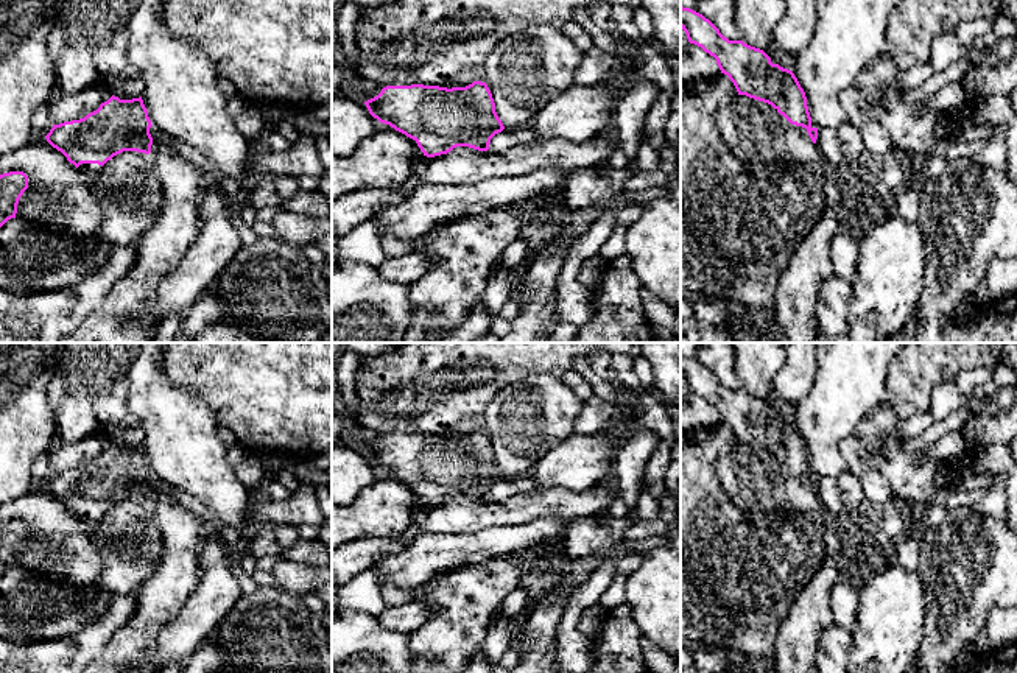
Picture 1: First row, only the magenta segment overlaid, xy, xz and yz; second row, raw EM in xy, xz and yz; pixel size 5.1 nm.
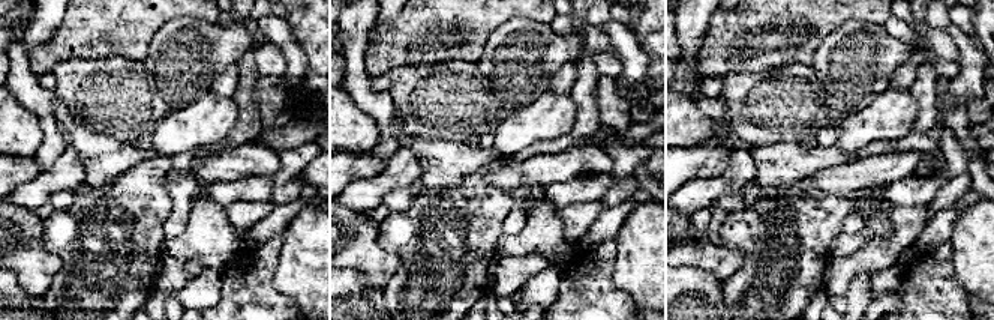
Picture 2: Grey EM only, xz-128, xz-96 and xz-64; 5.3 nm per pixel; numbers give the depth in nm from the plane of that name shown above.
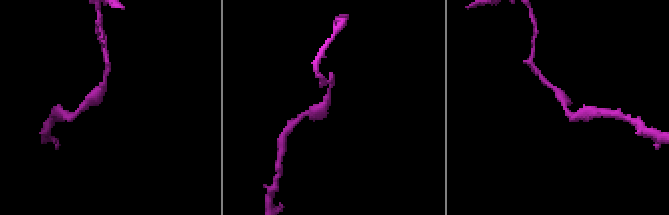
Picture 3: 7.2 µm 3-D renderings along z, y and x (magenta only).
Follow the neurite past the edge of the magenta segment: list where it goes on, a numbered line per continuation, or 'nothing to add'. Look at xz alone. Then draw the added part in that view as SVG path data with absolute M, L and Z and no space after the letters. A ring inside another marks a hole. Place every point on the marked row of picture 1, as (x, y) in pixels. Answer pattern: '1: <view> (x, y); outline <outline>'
nothing to add

